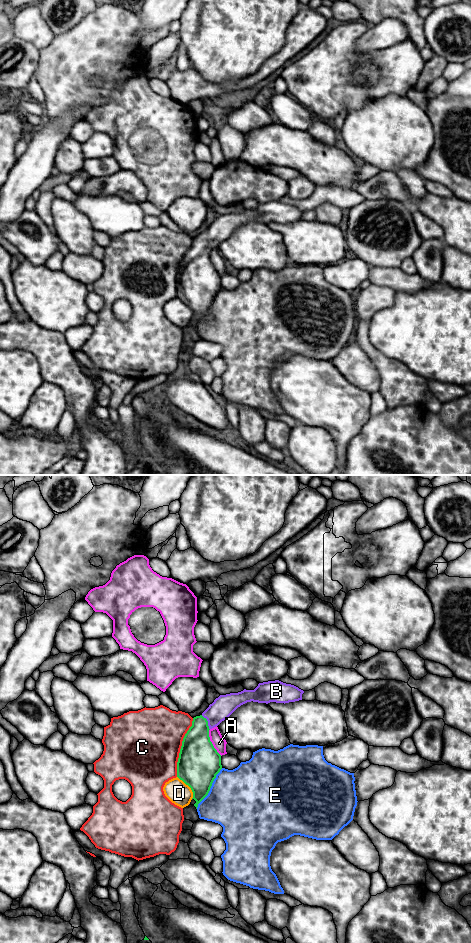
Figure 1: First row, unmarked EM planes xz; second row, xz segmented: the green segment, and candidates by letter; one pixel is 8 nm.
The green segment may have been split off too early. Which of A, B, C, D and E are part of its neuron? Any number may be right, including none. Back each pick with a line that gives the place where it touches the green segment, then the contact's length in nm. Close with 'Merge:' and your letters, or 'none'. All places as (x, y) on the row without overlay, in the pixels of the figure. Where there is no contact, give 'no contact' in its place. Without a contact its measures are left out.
B: contact xz (207, 242); length 140 nm
Merge: B

